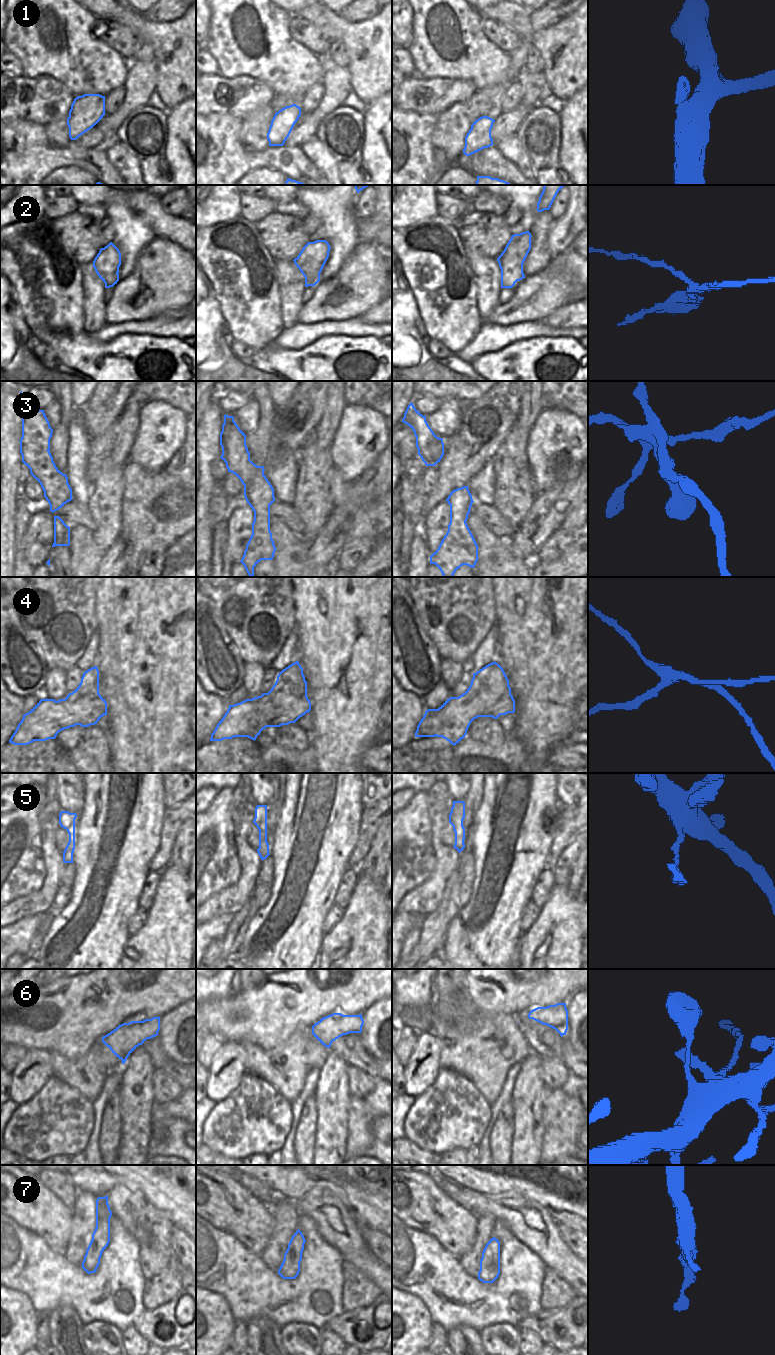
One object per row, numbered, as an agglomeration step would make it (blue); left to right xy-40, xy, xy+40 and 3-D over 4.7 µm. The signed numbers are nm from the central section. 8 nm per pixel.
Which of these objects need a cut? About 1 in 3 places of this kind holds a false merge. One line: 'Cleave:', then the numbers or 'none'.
Cleave: 2, 3, 4

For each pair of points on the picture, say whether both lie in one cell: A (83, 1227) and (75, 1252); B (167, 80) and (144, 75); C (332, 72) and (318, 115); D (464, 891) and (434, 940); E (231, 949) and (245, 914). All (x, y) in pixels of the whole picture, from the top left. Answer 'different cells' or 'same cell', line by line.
A: same cell
B: different cells
C: same cell
D: different cells
E: same cell

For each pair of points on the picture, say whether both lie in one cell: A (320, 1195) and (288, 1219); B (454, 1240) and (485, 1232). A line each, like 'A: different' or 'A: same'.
A: different
B: different

